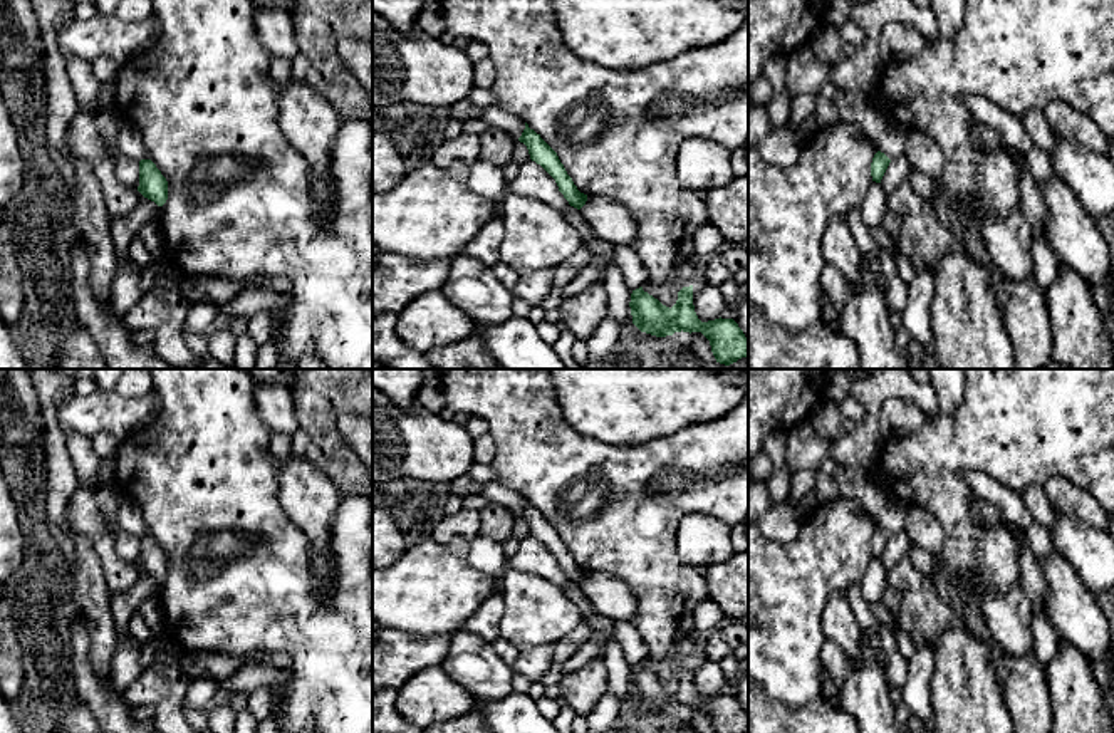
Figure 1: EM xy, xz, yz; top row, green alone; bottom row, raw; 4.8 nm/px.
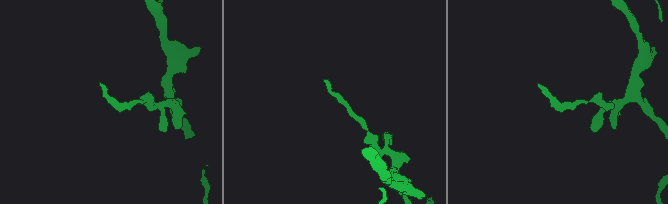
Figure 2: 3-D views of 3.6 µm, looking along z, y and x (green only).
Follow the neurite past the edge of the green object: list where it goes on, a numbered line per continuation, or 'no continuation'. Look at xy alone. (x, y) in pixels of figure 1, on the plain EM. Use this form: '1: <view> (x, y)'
1: xy (123, 606)

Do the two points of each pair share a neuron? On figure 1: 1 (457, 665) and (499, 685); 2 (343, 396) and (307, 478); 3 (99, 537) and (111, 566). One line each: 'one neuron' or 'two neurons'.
1: one neuron
2: two neurons
3: one neuron

